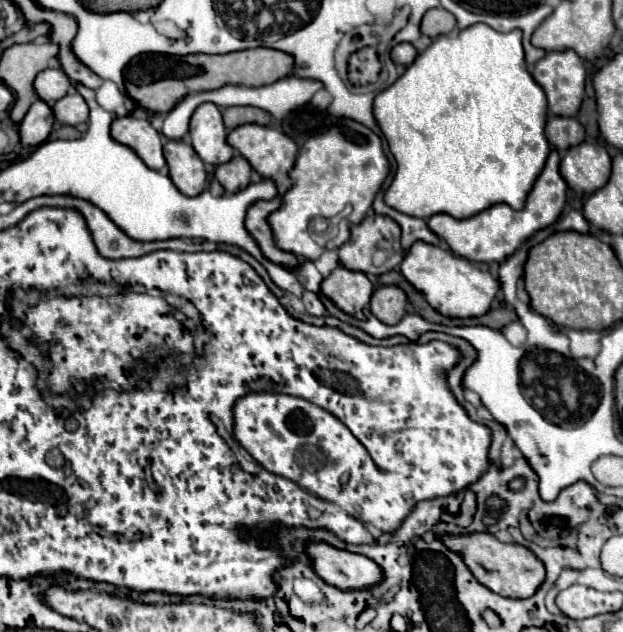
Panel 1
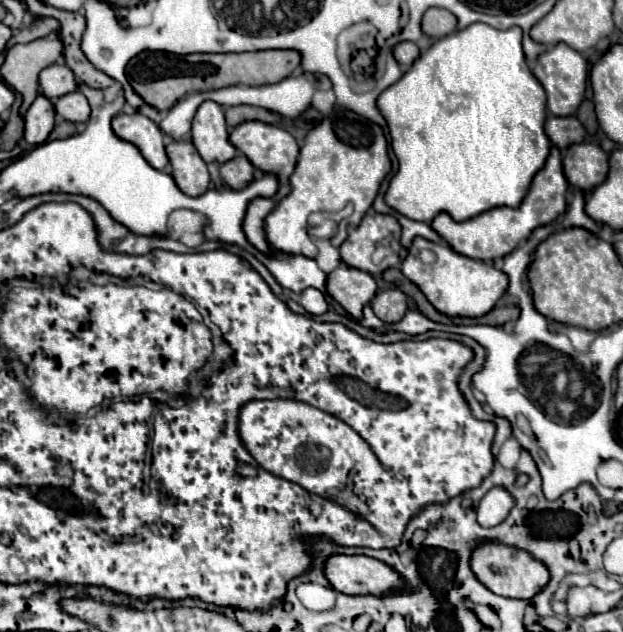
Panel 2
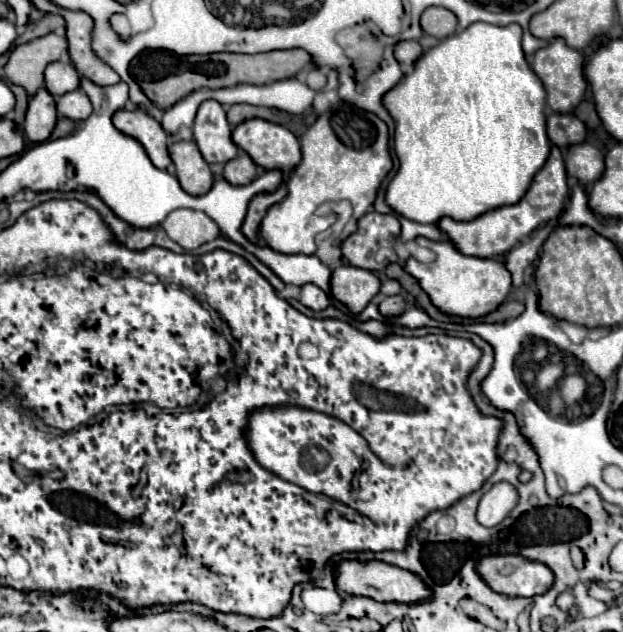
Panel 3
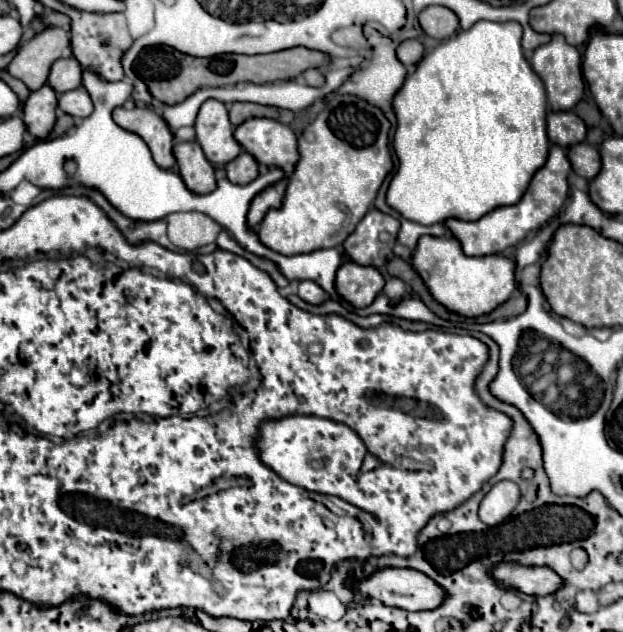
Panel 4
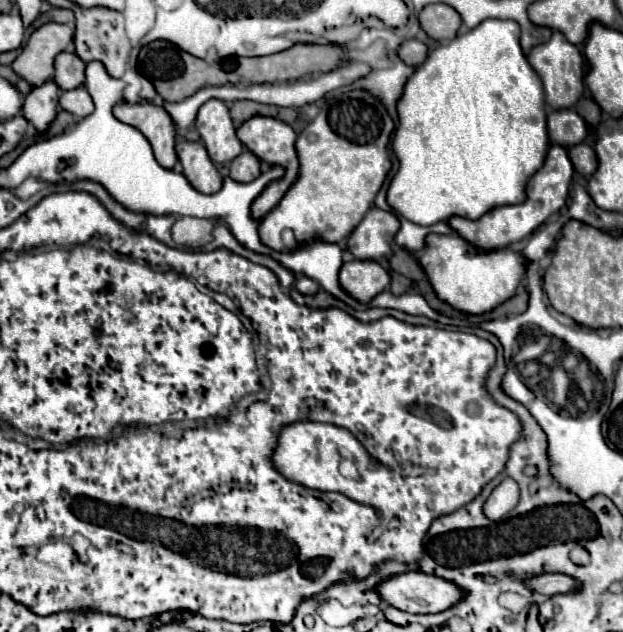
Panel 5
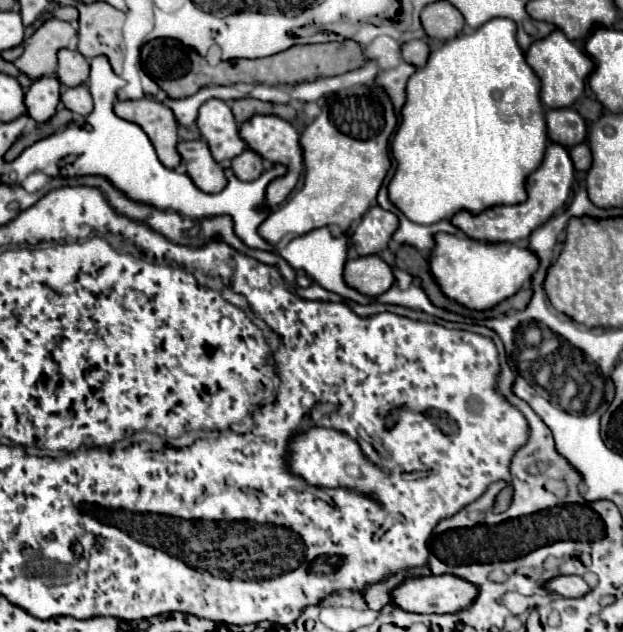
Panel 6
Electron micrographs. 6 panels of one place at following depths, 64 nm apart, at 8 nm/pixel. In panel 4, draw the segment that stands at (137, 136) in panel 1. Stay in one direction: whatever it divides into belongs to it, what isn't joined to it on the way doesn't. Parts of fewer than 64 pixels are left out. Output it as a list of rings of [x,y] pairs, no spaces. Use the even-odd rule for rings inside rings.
[[[120,106],[112,112],[112,118],[120,128],[138,134],[148,144],[152,158],[160,168],[168,170],[176,164],[172,156],[172,132],[160,114],[150,108],[128,110]]]

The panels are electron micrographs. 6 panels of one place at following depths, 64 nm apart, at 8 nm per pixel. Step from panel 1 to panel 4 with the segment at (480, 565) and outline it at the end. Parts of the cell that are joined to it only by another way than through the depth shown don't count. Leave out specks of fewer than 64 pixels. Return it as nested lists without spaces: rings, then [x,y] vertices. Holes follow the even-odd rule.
[[[516,562],[496,564],[496,568],[492,568],[492,578],[502,588],[514,588],[528,596],[554,594],[562,586],[560,576],[556,572],[552,572],[548,566],[528,568],[528,566],[516,564]]]

